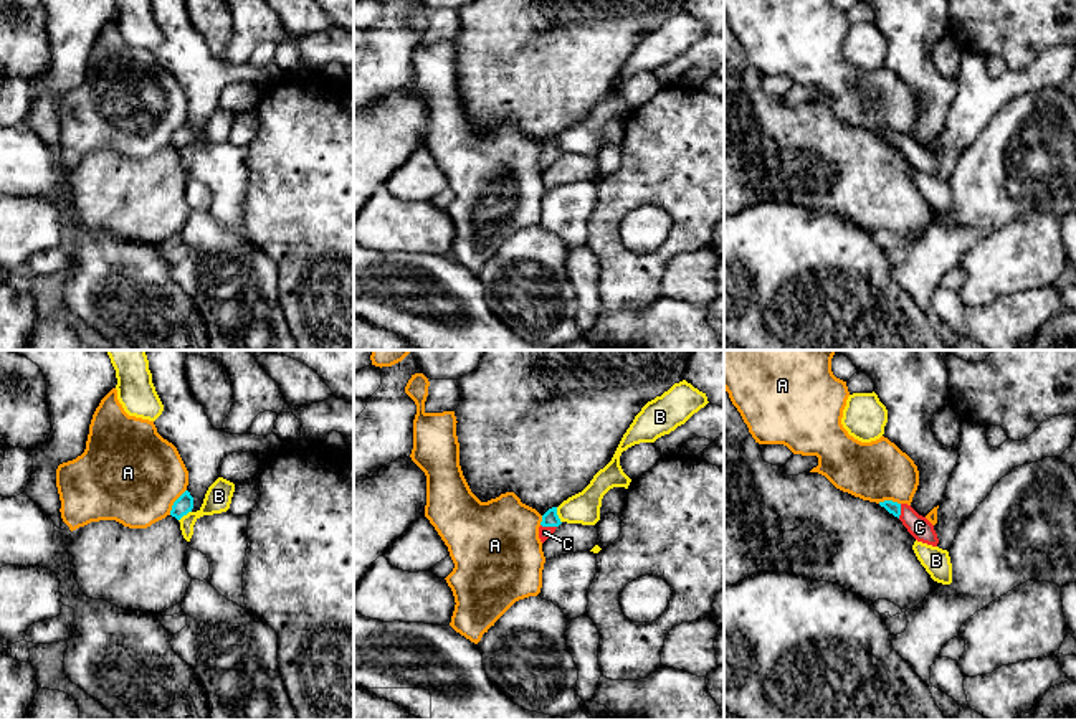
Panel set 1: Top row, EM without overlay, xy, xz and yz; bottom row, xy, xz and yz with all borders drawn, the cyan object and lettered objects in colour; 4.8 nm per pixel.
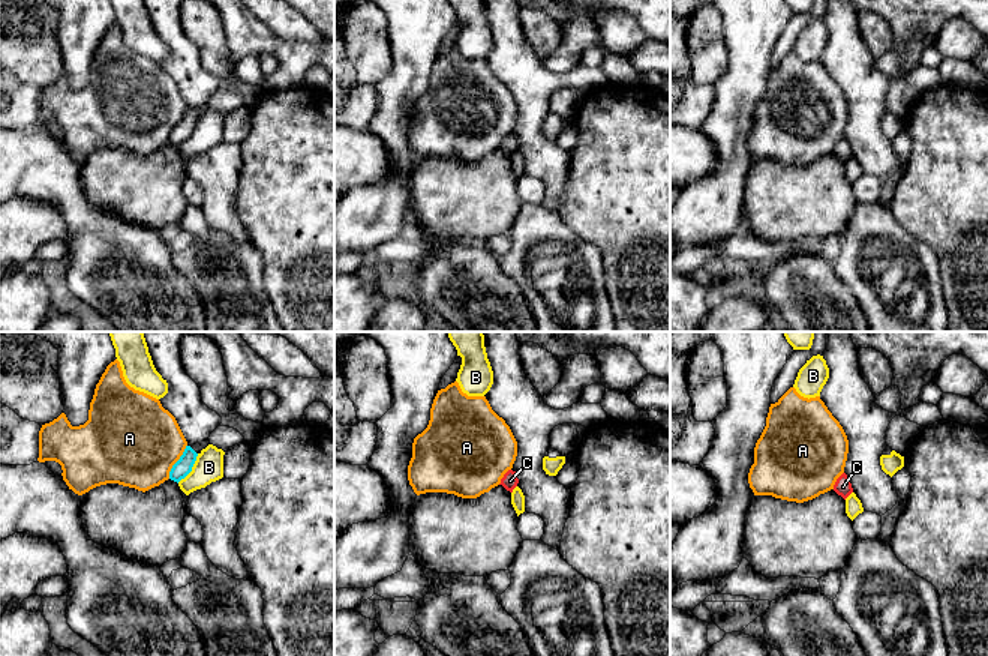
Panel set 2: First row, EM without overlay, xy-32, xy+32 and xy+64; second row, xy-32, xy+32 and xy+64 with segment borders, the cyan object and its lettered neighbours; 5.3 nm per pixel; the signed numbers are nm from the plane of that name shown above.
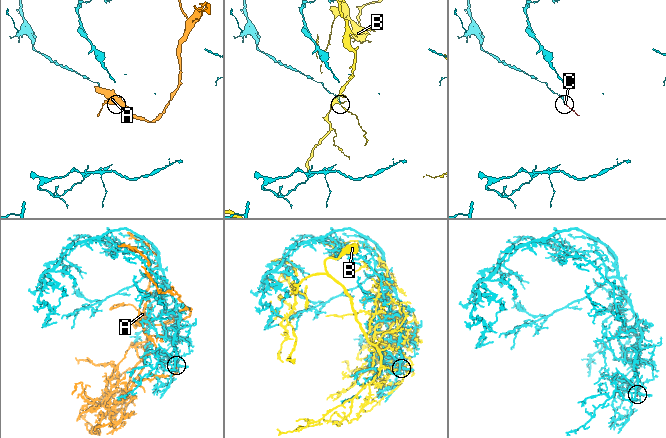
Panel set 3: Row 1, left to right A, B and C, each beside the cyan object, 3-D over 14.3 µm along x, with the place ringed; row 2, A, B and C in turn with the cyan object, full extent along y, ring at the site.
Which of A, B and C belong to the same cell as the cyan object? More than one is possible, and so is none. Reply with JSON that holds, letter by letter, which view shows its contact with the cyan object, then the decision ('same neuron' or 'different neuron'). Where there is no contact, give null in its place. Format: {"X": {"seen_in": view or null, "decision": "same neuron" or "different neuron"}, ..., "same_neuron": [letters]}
{"A": {"seen_in": "xy", "decision": "different neuron"}, "B": {"seen_in": "xz", "decision": "different neuron"}, "C": {"seen_in": "xz", "decision": "same neuron"}, "same_neuron": ["C"]}

